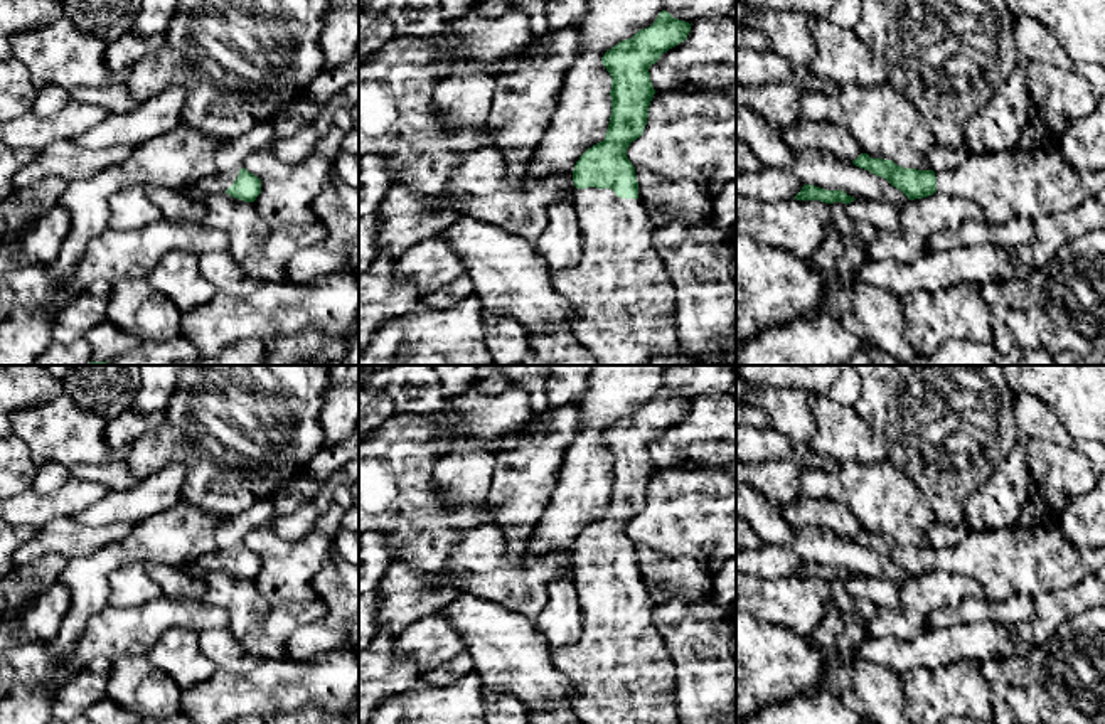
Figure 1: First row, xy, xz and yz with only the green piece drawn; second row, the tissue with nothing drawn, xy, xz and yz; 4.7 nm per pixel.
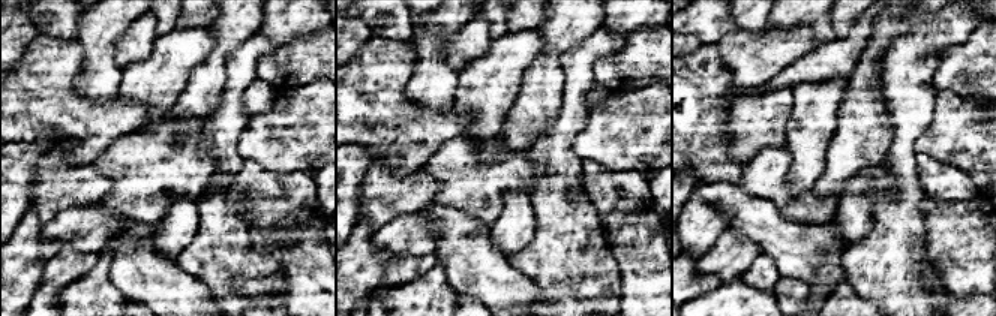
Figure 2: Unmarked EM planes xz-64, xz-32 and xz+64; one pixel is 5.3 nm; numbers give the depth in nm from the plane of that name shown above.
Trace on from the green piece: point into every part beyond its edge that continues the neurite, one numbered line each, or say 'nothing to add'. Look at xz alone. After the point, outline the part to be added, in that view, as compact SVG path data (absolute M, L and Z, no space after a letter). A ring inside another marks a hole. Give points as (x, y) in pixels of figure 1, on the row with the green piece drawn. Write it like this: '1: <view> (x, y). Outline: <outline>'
1: xz (619, 290). Outline: M576 189L574 209L583 231L583 254L566 269L551 271L552 288L568 300L576 322L571 327L578 345L590 350L601 365L649 365L654 357L681 350L675 327L665 318L674 311L675 288L652 248L654 224L640 199L622 199L611 189Z

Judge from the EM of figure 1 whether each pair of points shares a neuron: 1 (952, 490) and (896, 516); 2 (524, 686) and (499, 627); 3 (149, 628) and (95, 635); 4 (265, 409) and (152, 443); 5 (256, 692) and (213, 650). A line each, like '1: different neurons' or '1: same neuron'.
1: different neurons
2: same neuron
3: same neuron
4: same neuron
5: different neurons

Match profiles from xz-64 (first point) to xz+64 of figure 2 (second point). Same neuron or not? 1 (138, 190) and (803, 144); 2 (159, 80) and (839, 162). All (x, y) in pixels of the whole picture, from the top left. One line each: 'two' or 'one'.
1: two
2: two

